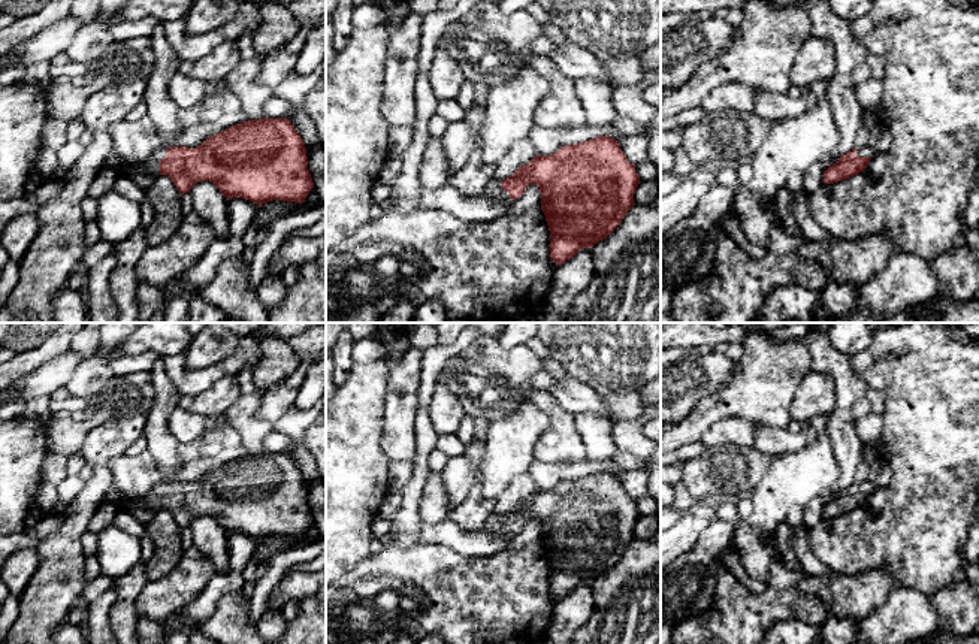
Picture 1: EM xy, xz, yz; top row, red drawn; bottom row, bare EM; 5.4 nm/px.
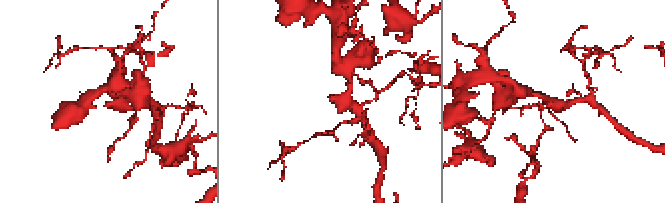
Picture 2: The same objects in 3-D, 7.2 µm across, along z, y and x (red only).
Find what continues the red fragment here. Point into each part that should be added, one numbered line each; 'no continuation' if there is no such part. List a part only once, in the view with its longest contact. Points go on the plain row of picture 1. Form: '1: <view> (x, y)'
1: xy (144, 510)

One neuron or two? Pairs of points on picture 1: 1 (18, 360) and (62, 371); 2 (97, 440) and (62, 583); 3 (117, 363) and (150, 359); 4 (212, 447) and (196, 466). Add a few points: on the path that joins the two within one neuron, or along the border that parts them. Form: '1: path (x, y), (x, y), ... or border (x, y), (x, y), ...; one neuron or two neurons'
1: border (69, 348), (15, 381); two neurons
2: path (99, 475), (99, 484), (76, 514), (63, 547); one neuron
3: path (124, 363), (142, 362); one neuron
4: border (238, 446), (215, 454), (202, 456); two neurons

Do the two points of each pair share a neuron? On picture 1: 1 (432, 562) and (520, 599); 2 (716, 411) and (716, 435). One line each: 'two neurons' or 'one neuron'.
1: one neuron
2: two neurons

